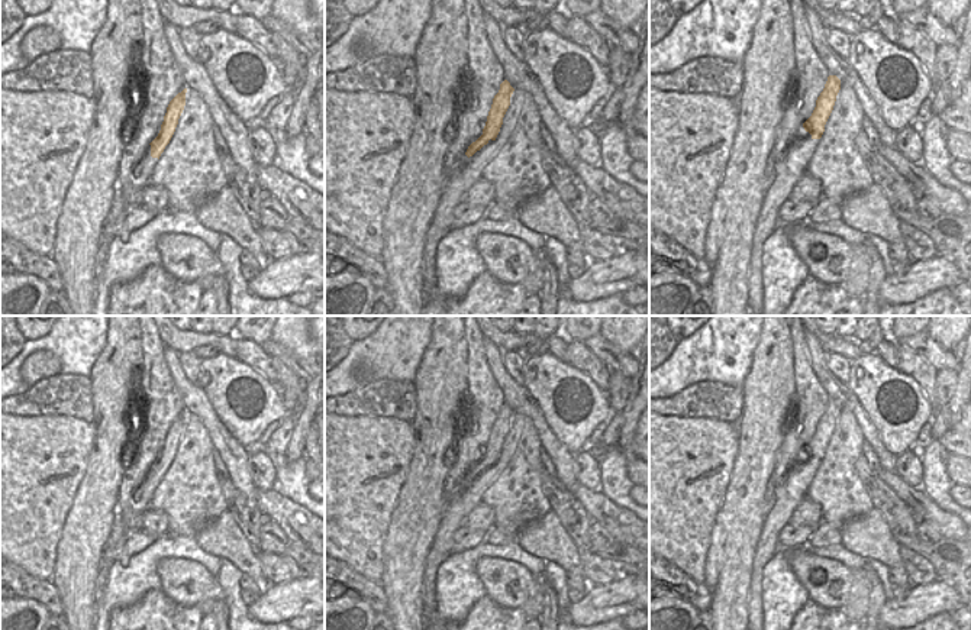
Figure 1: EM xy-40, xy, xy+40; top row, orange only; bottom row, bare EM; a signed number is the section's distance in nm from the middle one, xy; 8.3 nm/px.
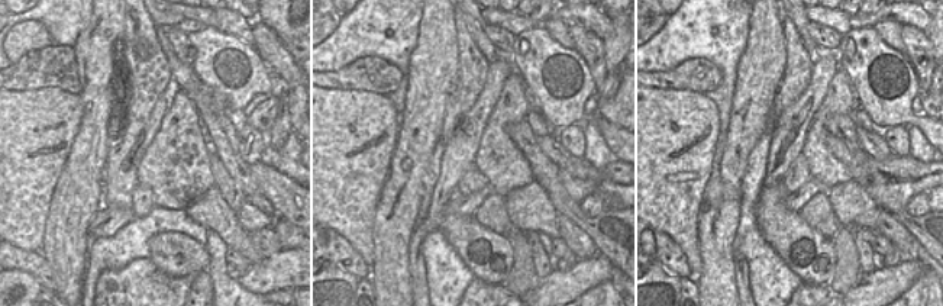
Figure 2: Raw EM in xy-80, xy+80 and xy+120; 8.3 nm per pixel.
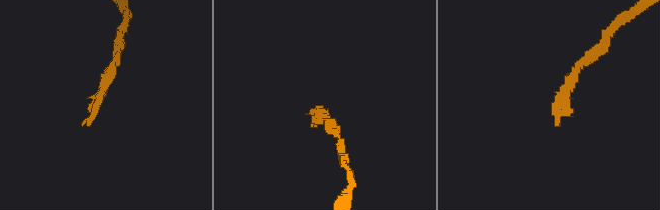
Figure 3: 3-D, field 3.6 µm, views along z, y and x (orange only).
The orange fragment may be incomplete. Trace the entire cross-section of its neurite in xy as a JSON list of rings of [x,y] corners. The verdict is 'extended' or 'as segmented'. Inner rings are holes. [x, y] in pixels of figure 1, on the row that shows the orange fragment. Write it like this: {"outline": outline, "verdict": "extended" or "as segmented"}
{"outline": [[[507,80],[500,84],[499,93],[493,98],[491,109],[487,116],[481,136],[472,142],[465,155],[471,159],[468,165],[457,175],[446,180],[442,190],[436,211],[430,220],[428,235],[425,238],[422,277],[423,295],[435,295],[435,255],[436,245],[448,232],[452,230],[452,211],[465,201],[465,194],[477,180],[481,178],[481,171],[490,159],[497,154],[496,138],[503,125],[503,117],[510,106],[510,97],[514,88]]], "verdict": "extended"}

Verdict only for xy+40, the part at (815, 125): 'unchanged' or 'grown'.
grown

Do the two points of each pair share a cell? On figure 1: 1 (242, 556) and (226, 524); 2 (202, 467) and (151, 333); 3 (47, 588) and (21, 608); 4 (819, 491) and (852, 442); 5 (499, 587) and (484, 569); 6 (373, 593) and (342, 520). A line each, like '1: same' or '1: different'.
1: same
2: different
3: different
4: same
5: same
6: different

